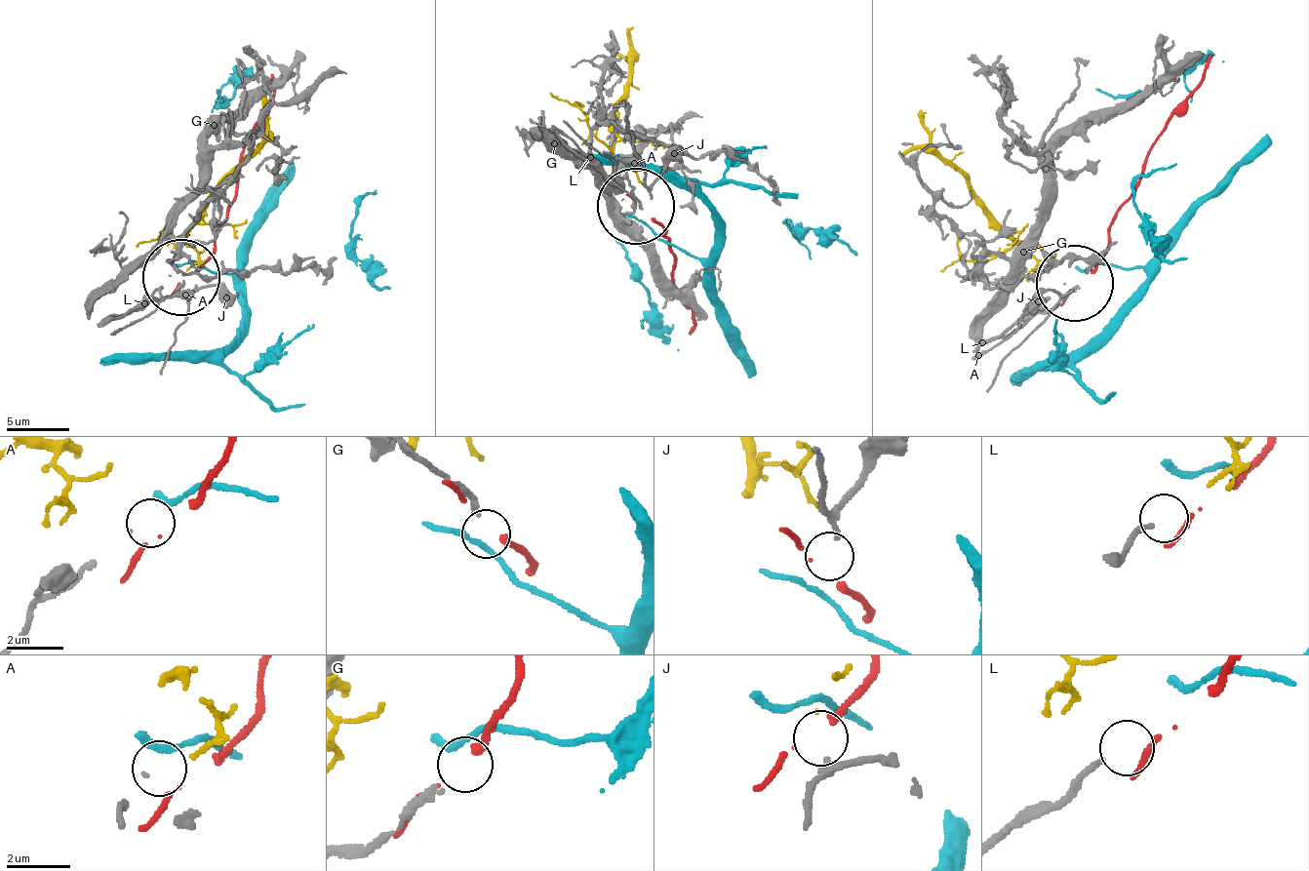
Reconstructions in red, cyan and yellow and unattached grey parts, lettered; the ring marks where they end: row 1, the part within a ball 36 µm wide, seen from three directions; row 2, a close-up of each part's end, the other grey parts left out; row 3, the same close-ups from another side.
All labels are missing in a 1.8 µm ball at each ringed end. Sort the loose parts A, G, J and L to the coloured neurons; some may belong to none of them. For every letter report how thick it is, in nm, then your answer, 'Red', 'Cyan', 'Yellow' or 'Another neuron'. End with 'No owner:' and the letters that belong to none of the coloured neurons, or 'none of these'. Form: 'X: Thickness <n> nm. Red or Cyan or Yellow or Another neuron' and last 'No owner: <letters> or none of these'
A: Thickness 40 nm. Another neuron
G: Thickness 200 nm. Another neuron
J: Thickness 130 nm. Another neuron
L: Thickness 160 nm. Another neuron
No owner: A, G, J, L

